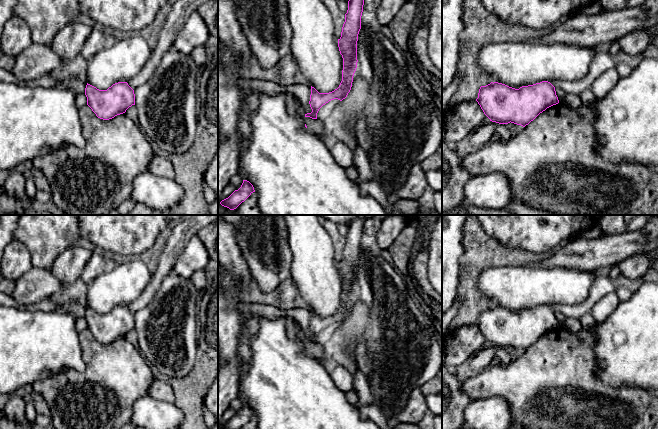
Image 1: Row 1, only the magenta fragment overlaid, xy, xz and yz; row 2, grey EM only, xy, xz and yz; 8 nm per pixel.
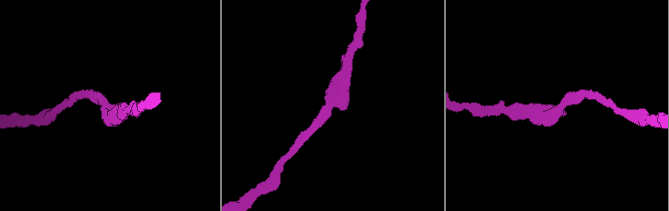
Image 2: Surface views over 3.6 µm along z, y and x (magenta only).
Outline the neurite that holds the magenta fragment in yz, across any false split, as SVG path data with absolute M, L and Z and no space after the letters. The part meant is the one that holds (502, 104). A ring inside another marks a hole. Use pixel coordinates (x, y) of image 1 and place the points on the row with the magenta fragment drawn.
M548 81L522 86L519 89L498 82L481 86L476 99L484 114L492 122L514 123L525 127L547 108L559 103L555 87Z

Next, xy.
M127 82L113 84L107 90L99 90L87 83L85 88L87 105L96 116L103 120L109 120L135 105L134 90Z

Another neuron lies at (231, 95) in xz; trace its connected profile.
M233 60L231 68L218 62L218 129L222 142L240 136L238 120L246 98L245 89L238 84L242 79L240 70L237 60Z

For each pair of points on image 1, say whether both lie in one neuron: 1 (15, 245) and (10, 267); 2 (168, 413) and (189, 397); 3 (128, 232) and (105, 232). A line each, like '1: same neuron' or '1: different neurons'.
1: same neuron
2: different neurons
3: same neuron

